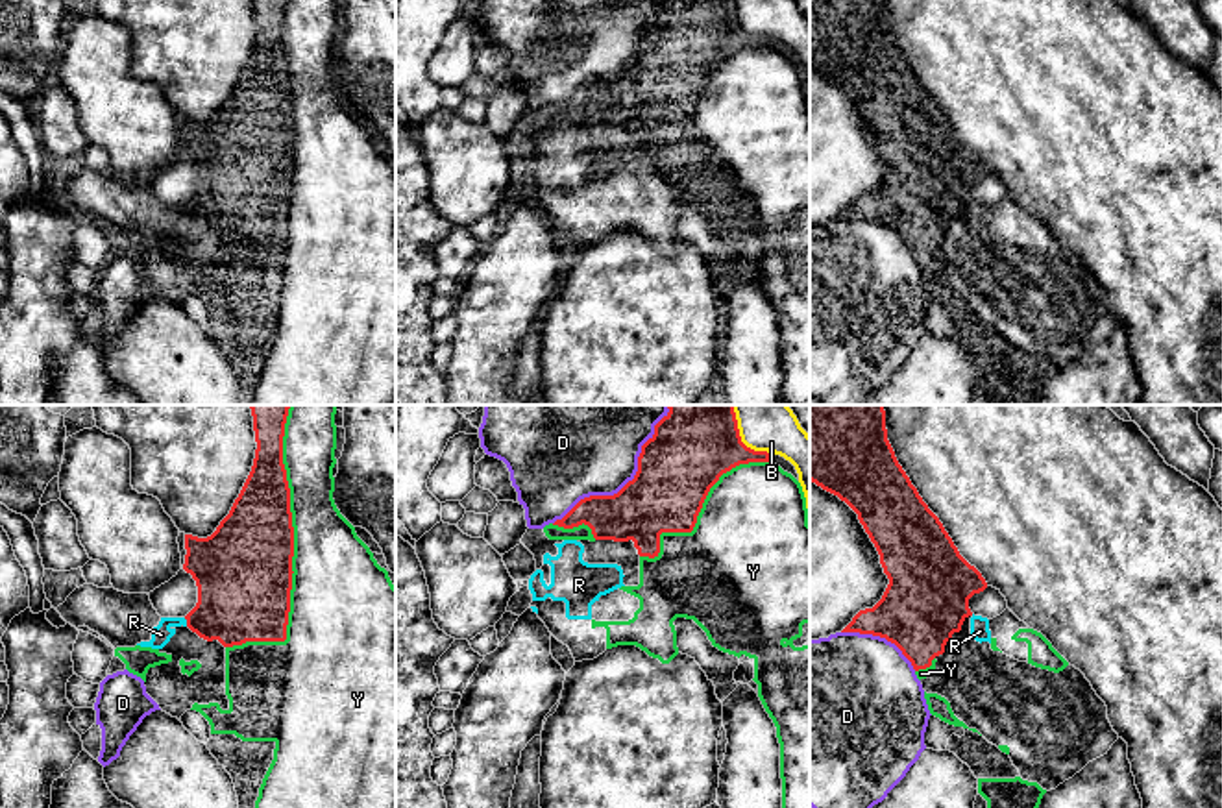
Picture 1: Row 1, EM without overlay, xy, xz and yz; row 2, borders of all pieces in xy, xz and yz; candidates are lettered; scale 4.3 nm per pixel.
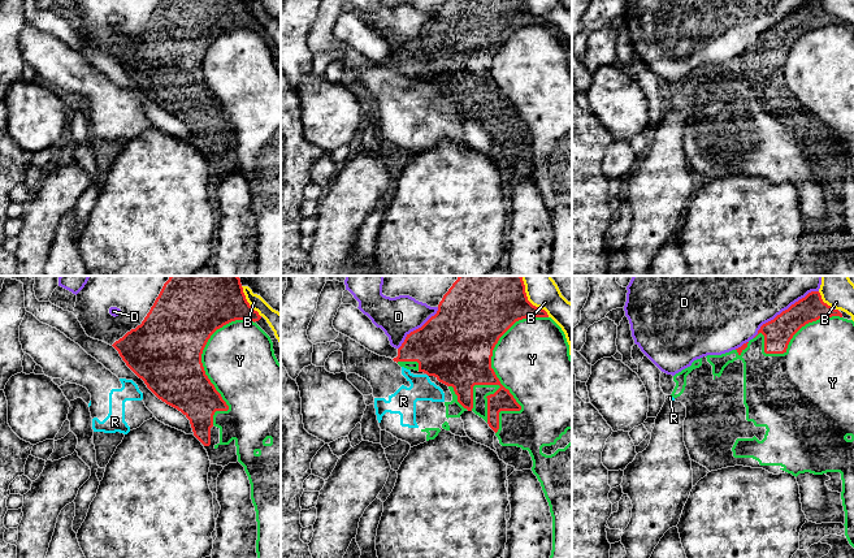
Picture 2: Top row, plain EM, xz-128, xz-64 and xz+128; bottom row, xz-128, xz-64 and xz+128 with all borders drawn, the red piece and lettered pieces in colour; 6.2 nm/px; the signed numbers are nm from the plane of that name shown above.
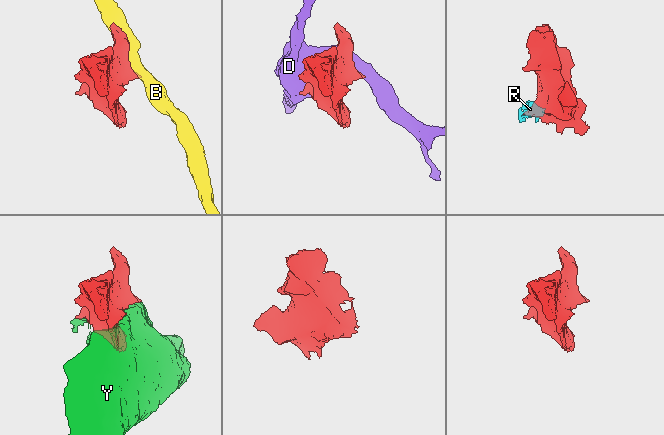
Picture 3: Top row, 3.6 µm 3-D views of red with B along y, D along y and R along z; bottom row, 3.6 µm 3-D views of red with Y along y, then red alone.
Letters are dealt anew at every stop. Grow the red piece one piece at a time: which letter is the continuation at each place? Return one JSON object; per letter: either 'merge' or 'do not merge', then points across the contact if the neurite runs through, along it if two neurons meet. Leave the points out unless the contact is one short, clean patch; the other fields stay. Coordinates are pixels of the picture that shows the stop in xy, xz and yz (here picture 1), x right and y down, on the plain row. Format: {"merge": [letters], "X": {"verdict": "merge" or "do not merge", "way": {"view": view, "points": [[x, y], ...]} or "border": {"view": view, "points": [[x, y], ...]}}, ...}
{"merge": [], "B": {"verdict": "do not merge"}, "D": {"verdict": "do not merge"}, "R": {"verdict": "do not merge", "border": {"view": "xy", "points": [[183, 204], [187, 211]]}}, "Y": {"verdict": "do not merge"}}

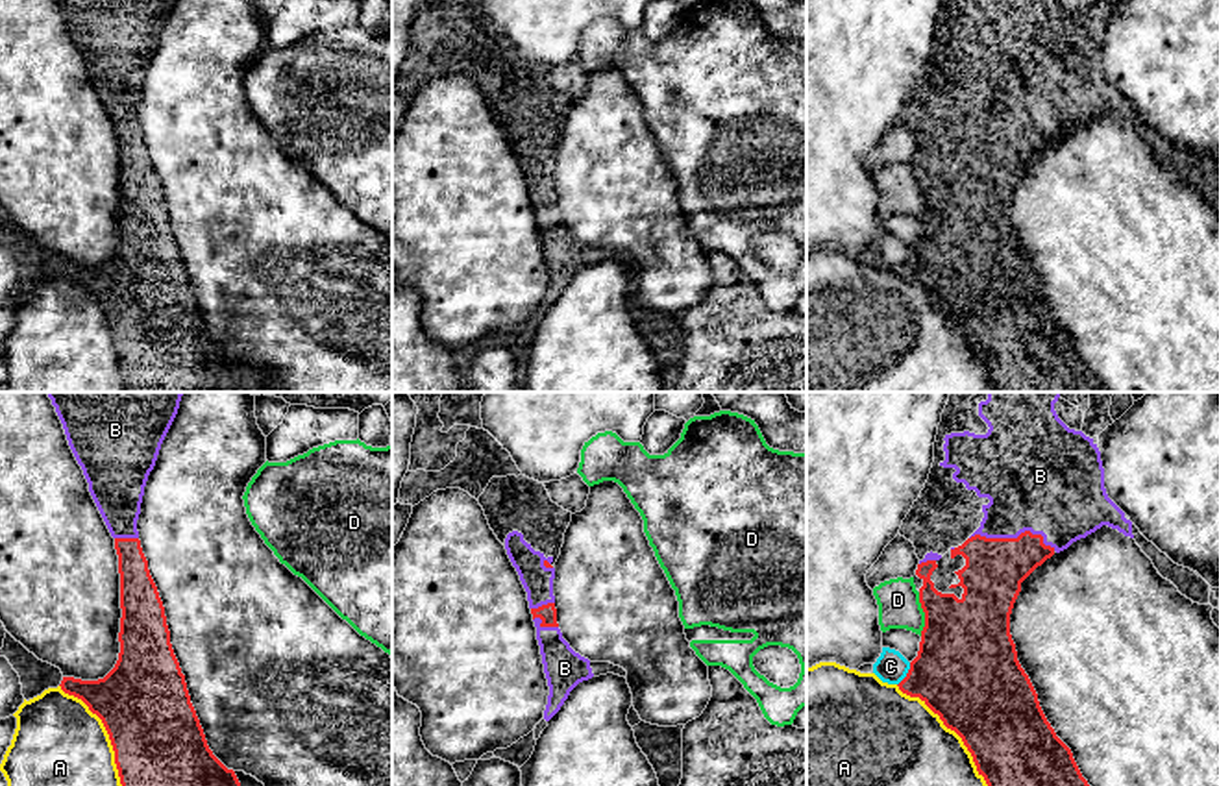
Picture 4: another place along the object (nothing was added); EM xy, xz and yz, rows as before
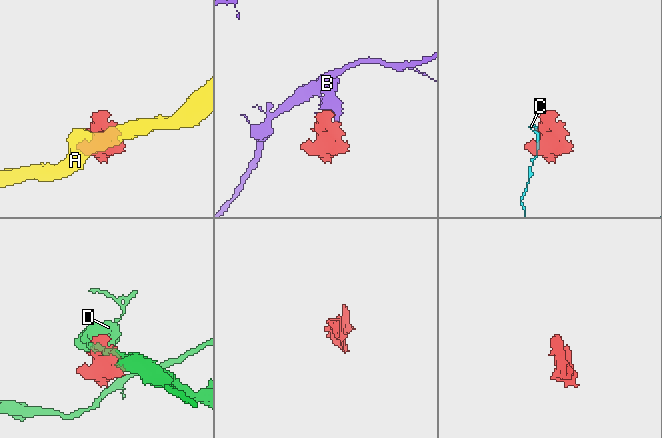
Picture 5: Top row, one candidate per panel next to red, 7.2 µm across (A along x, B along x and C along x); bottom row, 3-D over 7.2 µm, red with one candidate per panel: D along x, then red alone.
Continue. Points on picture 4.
{"merge": ["B"], "A": {"verdict": "do not merge"}, "B": {"verdict": "merge"}, "C": {"verdict": "do not merge", "border": {"view": "yz", "points": [[911, 248], [911, 254], [898, 270]]}}, "D": {"verdict": "do not merge"}}

